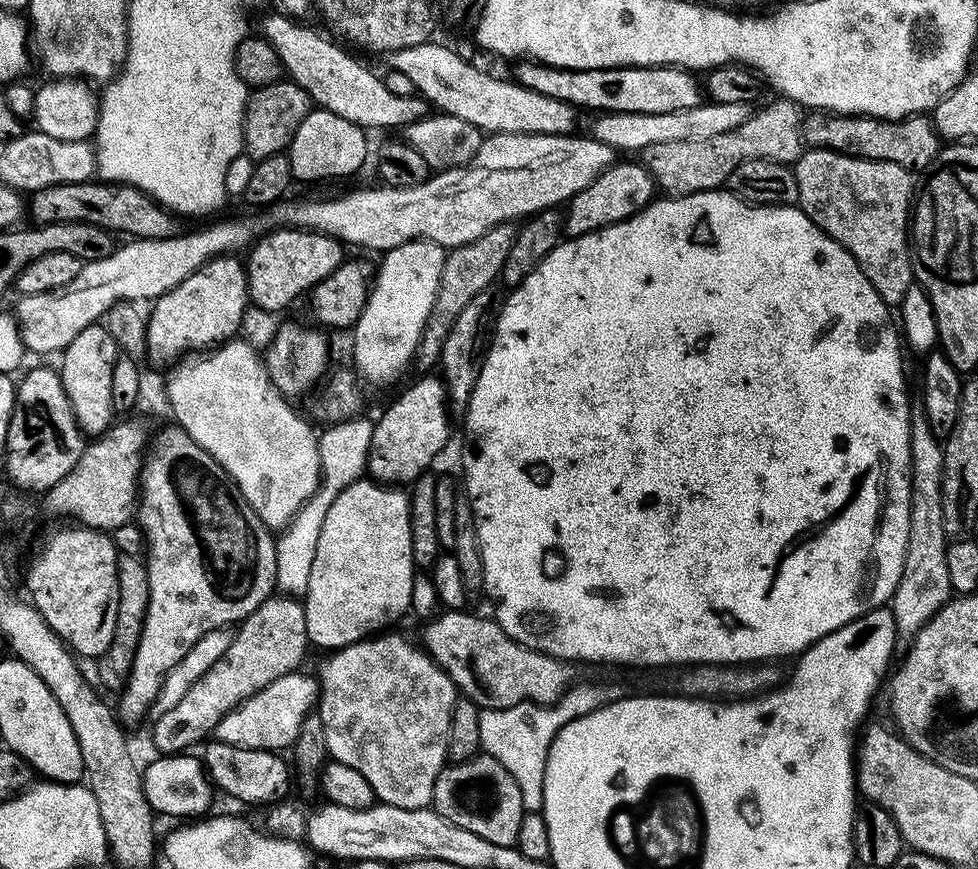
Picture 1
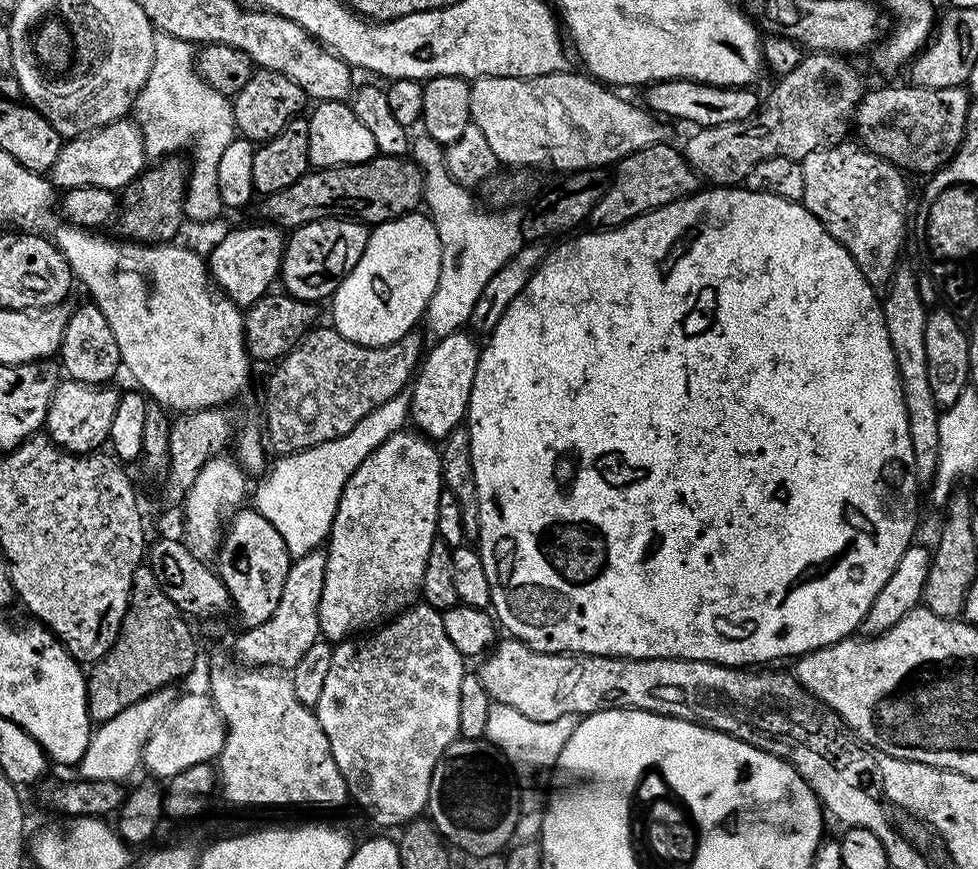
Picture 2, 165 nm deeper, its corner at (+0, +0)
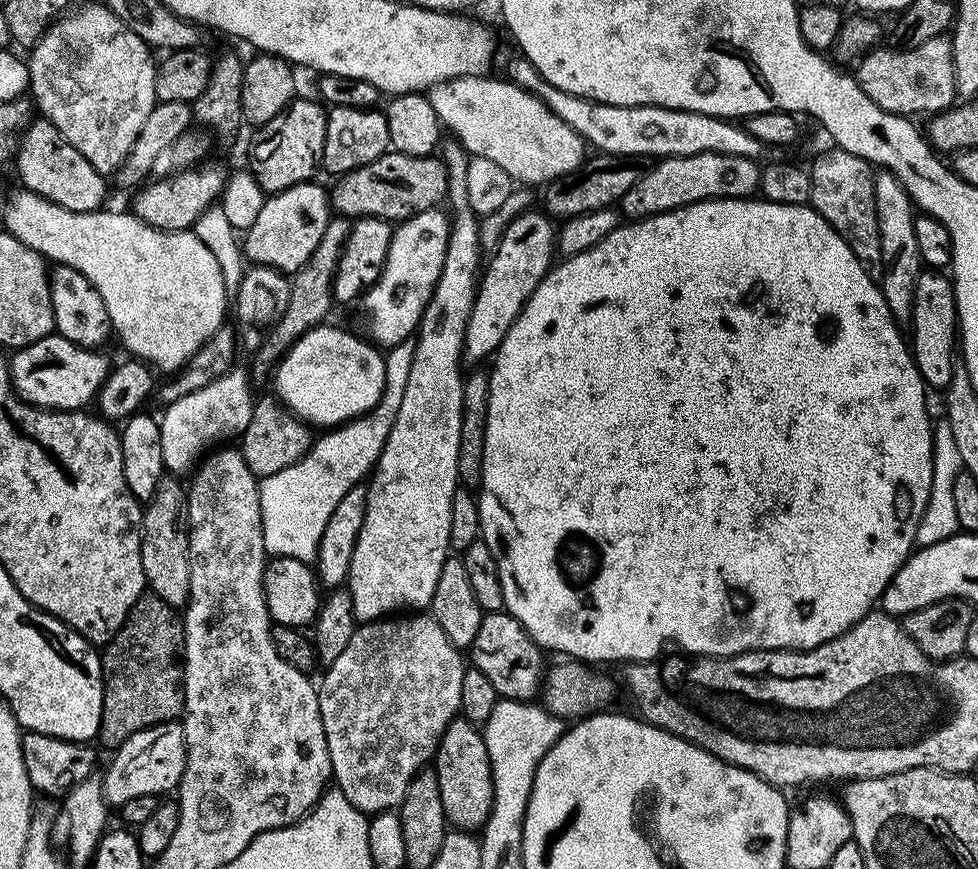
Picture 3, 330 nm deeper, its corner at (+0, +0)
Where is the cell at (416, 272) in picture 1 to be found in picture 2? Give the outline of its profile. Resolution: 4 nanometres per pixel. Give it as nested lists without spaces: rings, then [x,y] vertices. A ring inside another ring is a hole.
[[[423,211],[408,212],[402,218],[394,218],[390,222],[382,222],[375,225],[369,231],[368,241],[366,242],[366,250],[362,250],[362,258],[358,258],[358,266],[354,266],[354,270],[350,270],[346,274],[346,278],[338,286],[338,290],[330,297],[330,305],[332,304],[332,320],[331,327],[336,329],[338,334],[342,334],[342,338],[346,338],[350,342],[358,342],[362,346],[370,346],[371,348],[385,348],[388,344],[398,342],[407,332],[413,331],[417,327],[416,323],[421,323],[422,317],[427,313],[428,303],[434,294],[434,290],[438,286],[438,270],[442,266],[442,242],[438,242],[438,230],[434,226],[431,216]]]

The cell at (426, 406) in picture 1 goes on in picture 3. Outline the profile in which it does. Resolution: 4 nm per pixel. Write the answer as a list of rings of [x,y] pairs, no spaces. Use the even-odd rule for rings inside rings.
[[[543,211],[523,212],[508,223],[502,238],[491,249],[488,269],[485,267],[479,277],[473,308],[466,322],[463,359],[468,364],[479,365],[476,364],[479,360],[487,361],[500,349],[500,344],[506,338],[510,326],[514,326],[525,302],[532,297],[548,269],[553,267],[552,252],[554,256],[557,248],[557,225]]]

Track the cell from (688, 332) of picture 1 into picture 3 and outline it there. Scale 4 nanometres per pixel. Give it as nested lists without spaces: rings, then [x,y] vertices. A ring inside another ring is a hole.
[[[763,198],[703,200],[685,208],[647,216],[644,220],[624,222],[606,234],[598,246],[590,246],[590,250],[582,254],[561,259],[548,269],[491,361],[484,465],[478,485],[480,531],[483,540],[490,546],[490,554],[494,554],[494,562],[498,562],[498,578],[502,578],[505,609],[527,630],[535,644],[549,653],[564,652],[560,654],[581,662],[655,660],[661,655],[660,647],[667,640],[677,644],[680,647],[677,649],[697,657],[738,656],[742,652],[761,650],[803,650],[816,648],[819,644],[841,636],[873,611],[890,578],[894,578],[896,571],[914,551],[919,520],[930,498],[934,420],[928,417],[929,393],[924,379],[920,377],[918,366],[912,360],[905,337],[904,340],[900,337],[901,325],[890,314],[890,306],[886,306],[886,298],[882,298],[879,283],[873,277],[872,280],[868,277],[868,271],[854,250],[846,246],[846,242],[820,217],[815,208],[803,204],[776,204]]]

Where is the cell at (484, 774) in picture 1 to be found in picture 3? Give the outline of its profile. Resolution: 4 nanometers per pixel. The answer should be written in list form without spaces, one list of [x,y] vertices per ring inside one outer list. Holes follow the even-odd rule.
[[[457,718],[451,720],[436,748],[434,767],[438,774],[438,791],[442,793],[442,810],[446,810],[449,825],[456,830],[480,830],[492,816],[494,786],[492,785],[492,767],[486,750],[481,729],[469,720]]]

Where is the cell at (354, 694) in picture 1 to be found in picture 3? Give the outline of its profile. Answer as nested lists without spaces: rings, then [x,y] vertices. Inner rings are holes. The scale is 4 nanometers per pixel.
[[[408,614],[403,618],[381,618],[375,622],[364,622],[357,627],[354,638],[350,638],[345,652],[330,665],[327,665],[324,681],[319,681],[320,709],[322,710],[322,726],[326,730],[326,746],[330,750],[330,766],[332,767],[332,779],[335,787],[359,812],[375,814],[377,812],[390,812],[399,809],[400,804],[406,798],[406,786],[435,757],[436,748],[440,745],[442,734],[451,720],[457,719],[460,711],[460,699],[462,698],[462,674],[466,667],[466,660],[462,657],[461,649],[455,648],[442,634],[442,626],[433,620],[428,614]]]

